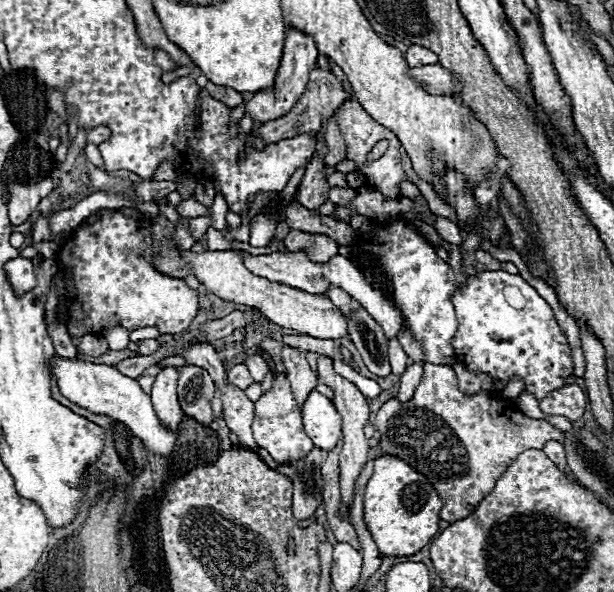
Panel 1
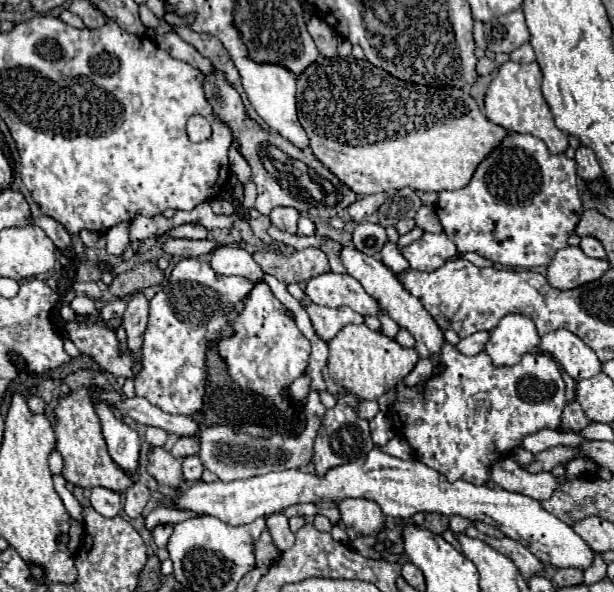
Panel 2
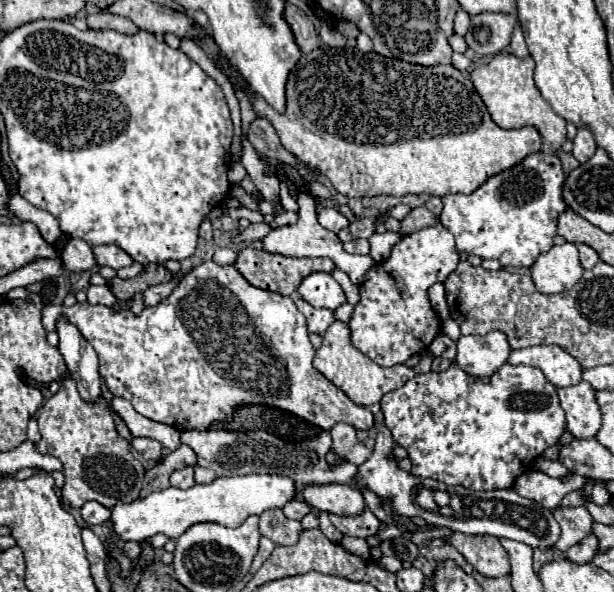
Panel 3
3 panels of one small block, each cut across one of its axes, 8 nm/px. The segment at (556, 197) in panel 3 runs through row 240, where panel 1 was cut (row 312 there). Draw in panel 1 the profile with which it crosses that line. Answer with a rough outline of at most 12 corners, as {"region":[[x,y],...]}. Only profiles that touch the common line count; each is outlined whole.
{"region":[[520,274],[470,276],[452,302],[468,370],[516,374],[538,400],[572,352]]}

